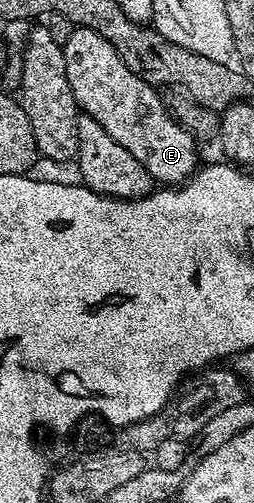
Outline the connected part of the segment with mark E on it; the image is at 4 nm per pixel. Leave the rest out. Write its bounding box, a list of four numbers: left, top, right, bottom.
[62,27,198,184]

